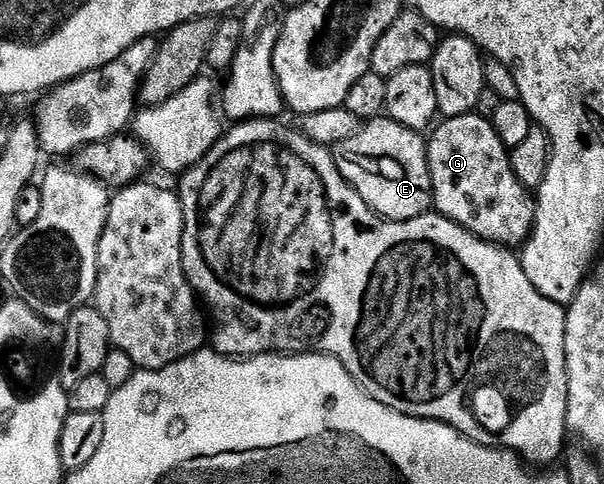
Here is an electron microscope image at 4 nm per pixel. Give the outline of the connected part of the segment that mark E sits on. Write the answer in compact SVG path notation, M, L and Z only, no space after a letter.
M383 116L367 121L362 129L356 132L356 136L333 147L332 153L334 163L337 164L338 171L342 173L346 183L370 205L371 210L379 218L392 222L403 222L412 220L421 214L431 213L434 204L432 176L426 155L427 145L427 139L419 131L404 128L393 122L388 116Z

